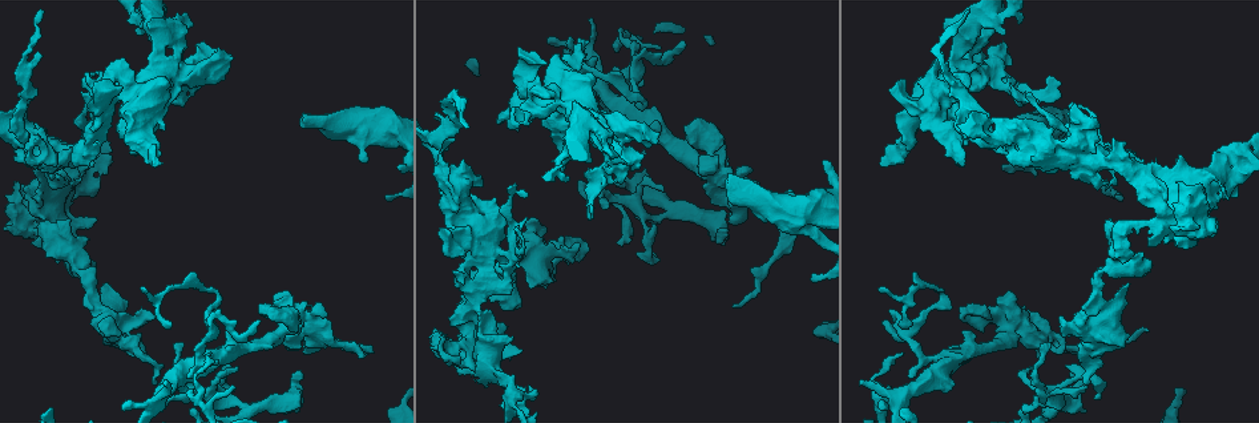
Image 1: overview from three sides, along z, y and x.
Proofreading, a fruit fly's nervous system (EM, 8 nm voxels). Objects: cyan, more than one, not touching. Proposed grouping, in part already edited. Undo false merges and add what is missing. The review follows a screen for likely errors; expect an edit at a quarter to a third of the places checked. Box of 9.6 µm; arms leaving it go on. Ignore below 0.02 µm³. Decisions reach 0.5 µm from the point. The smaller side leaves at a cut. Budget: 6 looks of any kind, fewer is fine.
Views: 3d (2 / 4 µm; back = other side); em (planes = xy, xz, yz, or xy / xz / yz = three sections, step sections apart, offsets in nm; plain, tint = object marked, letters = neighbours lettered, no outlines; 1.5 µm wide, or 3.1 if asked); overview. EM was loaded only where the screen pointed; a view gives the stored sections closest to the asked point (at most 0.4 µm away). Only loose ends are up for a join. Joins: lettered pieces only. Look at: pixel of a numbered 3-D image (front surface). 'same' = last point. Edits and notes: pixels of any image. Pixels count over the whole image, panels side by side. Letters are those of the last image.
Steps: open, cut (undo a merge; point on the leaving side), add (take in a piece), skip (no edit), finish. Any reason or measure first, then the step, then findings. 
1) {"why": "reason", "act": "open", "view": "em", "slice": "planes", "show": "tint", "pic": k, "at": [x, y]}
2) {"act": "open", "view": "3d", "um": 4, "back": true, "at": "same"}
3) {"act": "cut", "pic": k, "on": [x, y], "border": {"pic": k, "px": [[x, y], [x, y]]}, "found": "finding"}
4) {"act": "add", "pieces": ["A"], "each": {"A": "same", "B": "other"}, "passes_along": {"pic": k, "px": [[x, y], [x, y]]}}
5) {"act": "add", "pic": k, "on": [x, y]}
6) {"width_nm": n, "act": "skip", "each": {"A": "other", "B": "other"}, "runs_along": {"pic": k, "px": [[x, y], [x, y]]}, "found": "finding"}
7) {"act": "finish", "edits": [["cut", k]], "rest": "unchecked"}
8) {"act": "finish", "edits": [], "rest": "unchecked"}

{"why": "branch stops here", "act": "open", "view": "3d", "um": 2, "pic": 1, "at": [170, 328]}

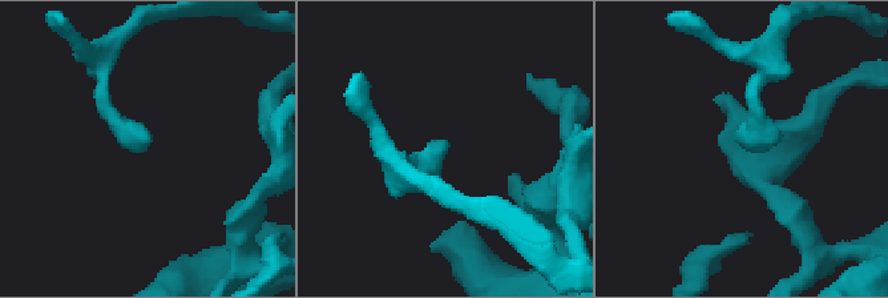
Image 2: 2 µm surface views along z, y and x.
{"why": "shape alone is not enough", "act": "open", "view": "em", "slice": "xy", "step": 8, "show": "letters", "pic": 2, "at": [144, 145]}

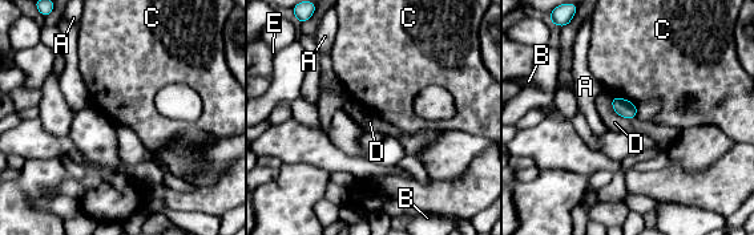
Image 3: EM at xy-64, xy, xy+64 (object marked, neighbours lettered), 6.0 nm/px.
{"act": "skip", "each": {"A": "other", "B": "other", "C": "other", "D": "other", "E": "other"}, "border": {"pic": 3, "px": [[612, 97], [619, 114], [636, 117]]}, "found": "none of them fits"}

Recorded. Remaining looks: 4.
{"why": "an open end", "act": "open", "view": "3d", "um": 2, "pic": 1, "at": [579, 242]}

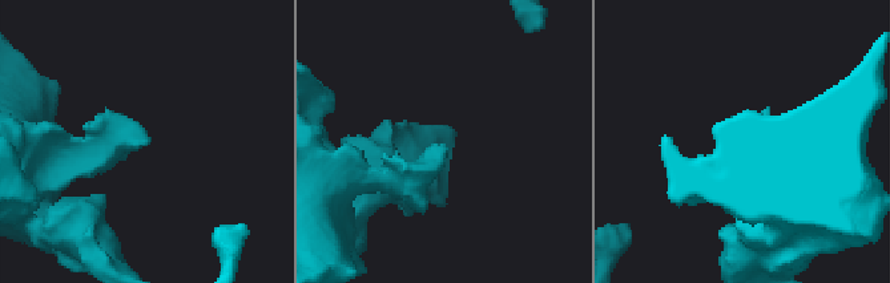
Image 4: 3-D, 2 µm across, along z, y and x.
{"act": "open", "view": "em", "slice": "planes", "show": "plain", "pic": 4, "at": [140, 146]}

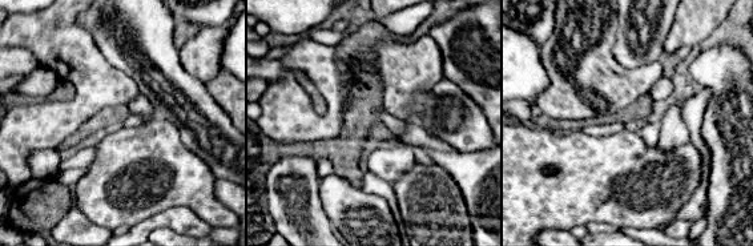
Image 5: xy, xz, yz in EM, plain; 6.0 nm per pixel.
{"act": "open", "view": "em", "slice": "planes", "show": "letters", "at": "same"}

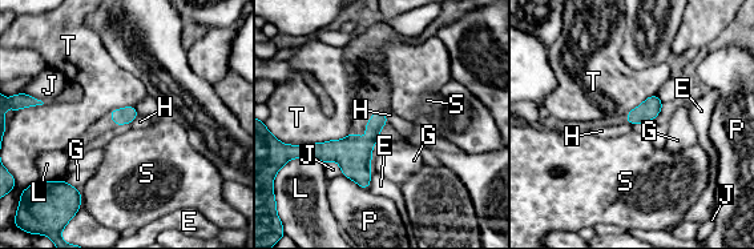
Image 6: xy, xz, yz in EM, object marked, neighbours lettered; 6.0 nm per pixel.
{"act": "skip", "each": {"E": "other", "G": "other", "H": "other", "J": "other", "L": "other", "P": "other", "S": "other", "T": "other"}, "border": {"pic": 6, "px": [[137, 115], [130, 123]]}, "found": "none of them fits"}

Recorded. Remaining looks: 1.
{"why": "calibre changes", "act": "open", "view": "em", "slice": "xz", "step": 4, "show": "letters", "pic": 1, "at": [1027, 136]}

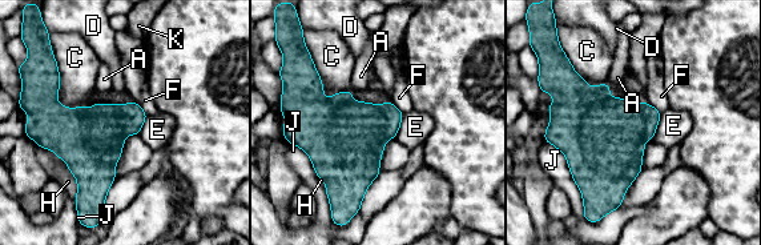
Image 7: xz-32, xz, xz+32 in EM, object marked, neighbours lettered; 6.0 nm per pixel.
{"act": "skip", "each": {"A": "other", "C": "other", "D": "other", "E": "other", "F": "other", "H": "other", "J": "other", "K": "other"}, "border": {"pic": 7, "px": [[546, 141], [563, 153], [584, 215]]}, "found": "all the same neuron"}

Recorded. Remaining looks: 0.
{"act": "finish", "edits": [], "rest": "unchecked"}

